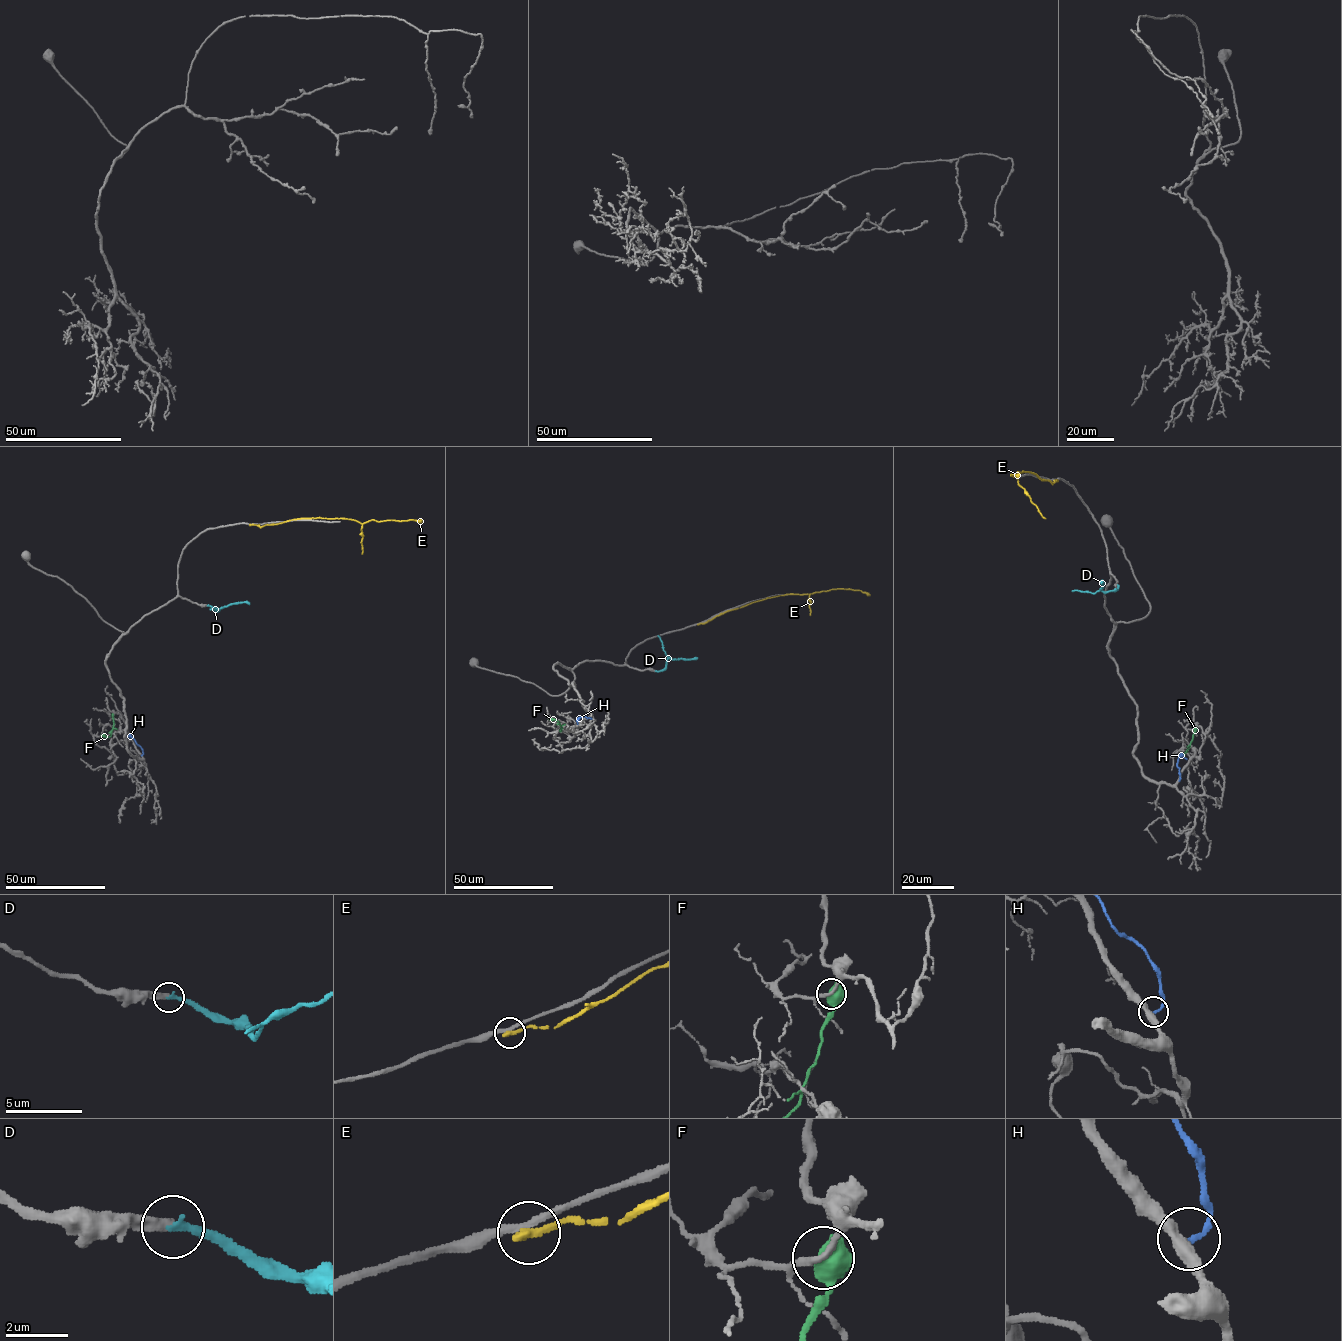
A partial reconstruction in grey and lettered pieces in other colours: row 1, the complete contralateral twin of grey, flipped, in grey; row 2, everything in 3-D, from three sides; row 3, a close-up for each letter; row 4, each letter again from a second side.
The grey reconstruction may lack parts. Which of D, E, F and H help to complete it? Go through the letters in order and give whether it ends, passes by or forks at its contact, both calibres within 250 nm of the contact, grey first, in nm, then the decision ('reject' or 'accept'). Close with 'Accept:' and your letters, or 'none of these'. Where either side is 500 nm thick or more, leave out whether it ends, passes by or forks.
D: it ends | 400/280 nm | accept
E: it ends | 240/320 nm | reject
F: 190/750 nm | reject
H: it ends | 420/170 nm | reject
Accept: D

